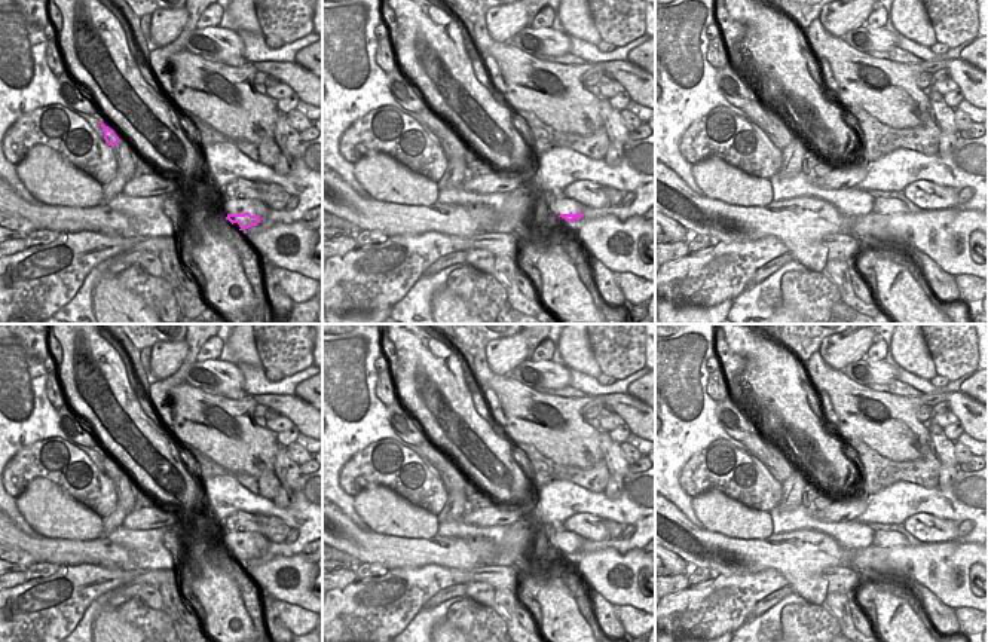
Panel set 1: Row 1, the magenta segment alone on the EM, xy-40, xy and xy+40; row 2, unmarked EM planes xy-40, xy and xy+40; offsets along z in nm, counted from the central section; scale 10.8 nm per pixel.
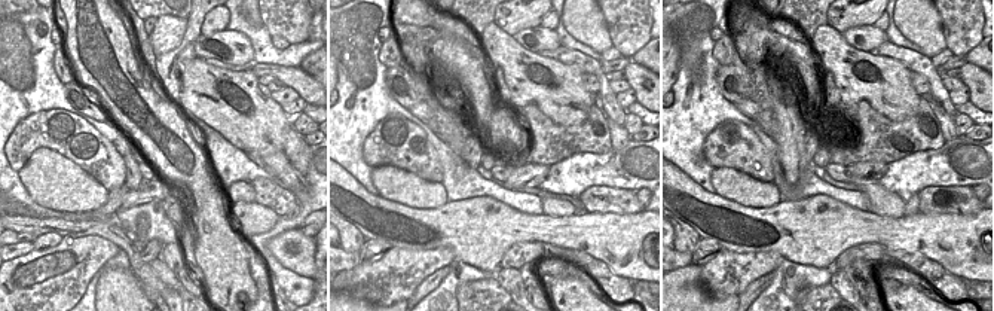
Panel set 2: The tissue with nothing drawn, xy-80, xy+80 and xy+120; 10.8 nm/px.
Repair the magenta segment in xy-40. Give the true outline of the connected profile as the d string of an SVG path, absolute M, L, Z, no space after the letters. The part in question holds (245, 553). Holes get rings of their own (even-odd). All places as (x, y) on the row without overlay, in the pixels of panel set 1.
M244 545L244 547L227 547L226 553L229 553L232 557L238 556L239 557L239 563L245 563L248 560L257 559L260 556L260 548L251 548L250 545Z

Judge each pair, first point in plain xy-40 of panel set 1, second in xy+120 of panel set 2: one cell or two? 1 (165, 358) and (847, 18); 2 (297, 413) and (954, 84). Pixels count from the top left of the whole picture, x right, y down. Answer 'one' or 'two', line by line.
1: one
2: two

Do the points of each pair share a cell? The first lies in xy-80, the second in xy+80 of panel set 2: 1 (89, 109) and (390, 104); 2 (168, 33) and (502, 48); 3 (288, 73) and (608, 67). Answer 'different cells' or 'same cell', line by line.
1: different cells
2: different cells
3: different cells

